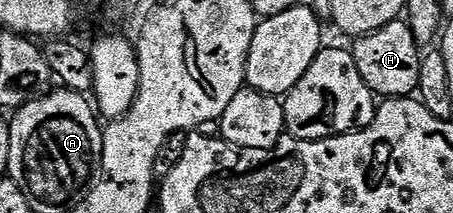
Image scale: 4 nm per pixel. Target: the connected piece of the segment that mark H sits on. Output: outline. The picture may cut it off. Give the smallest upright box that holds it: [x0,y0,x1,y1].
[350,19,422,99]

